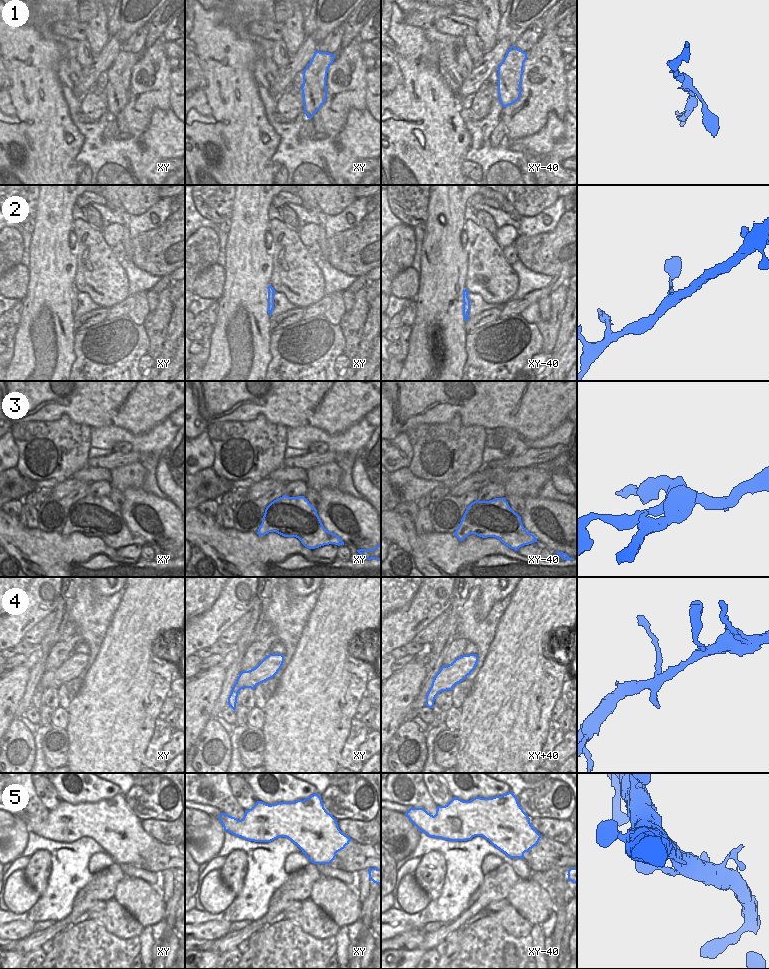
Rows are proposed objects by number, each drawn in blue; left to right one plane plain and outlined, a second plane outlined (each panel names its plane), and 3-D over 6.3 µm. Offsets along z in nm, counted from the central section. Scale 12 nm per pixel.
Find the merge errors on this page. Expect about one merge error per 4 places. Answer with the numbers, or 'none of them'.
3

